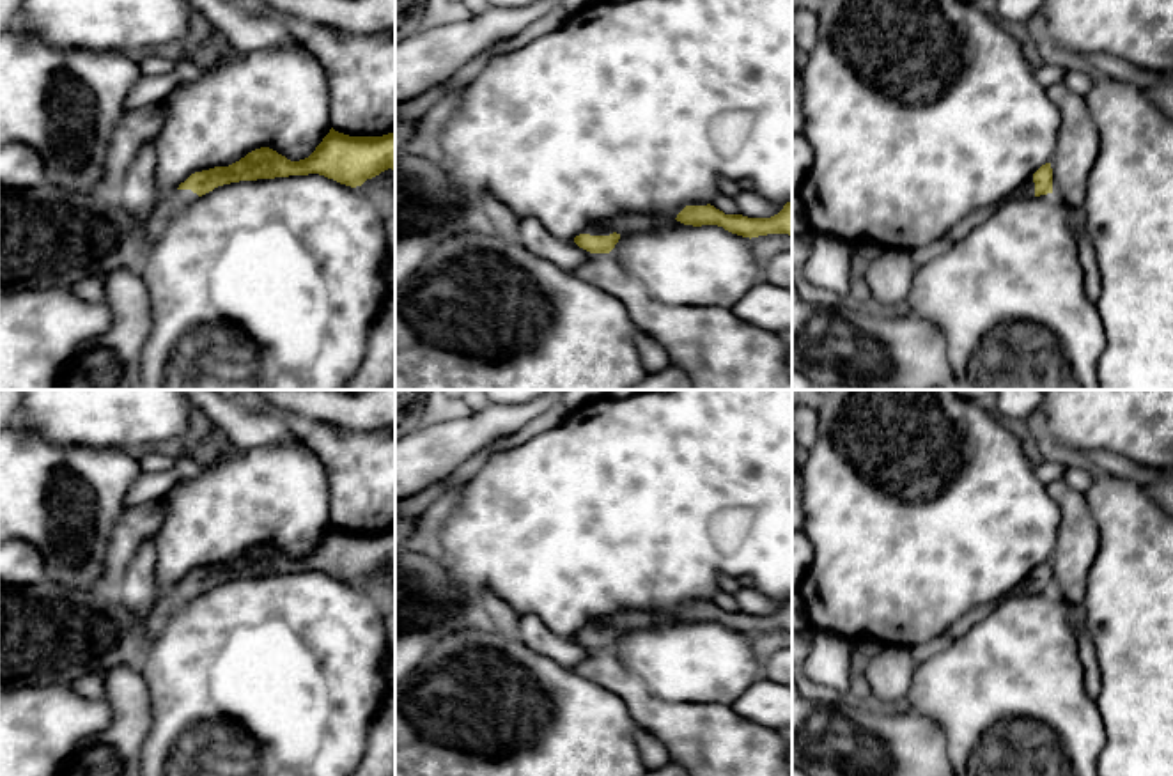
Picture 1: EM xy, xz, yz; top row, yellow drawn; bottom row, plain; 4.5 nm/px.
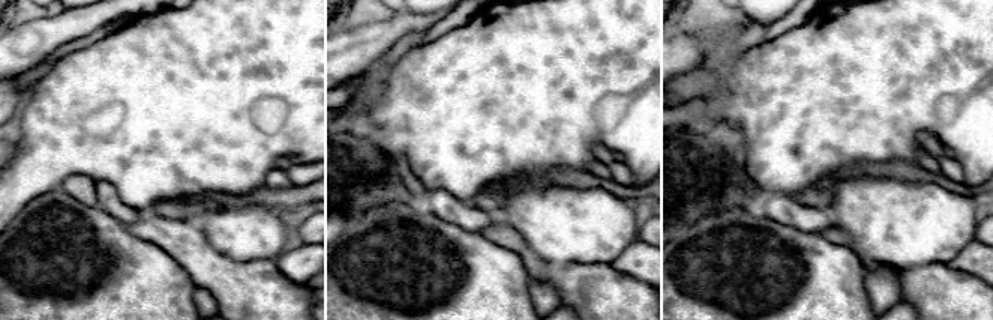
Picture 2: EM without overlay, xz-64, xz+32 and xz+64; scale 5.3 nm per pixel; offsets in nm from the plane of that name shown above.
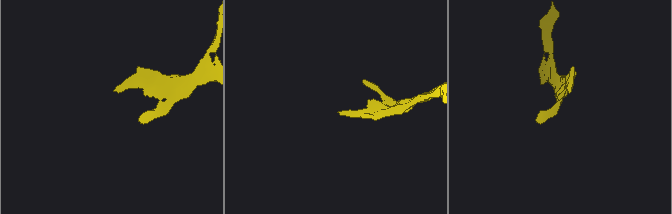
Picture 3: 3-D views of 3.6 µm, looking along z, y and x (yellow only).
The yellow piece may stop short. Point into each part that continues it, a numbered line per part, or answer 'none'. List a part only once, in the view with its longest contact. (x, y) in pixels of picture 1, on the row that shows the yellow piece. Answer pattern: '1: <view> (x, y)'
1: xz (603, 229)

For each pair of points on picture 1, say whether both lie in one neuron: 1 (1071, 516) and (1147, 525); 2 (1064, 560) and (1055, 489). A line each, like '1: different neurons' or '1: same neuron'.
1: different neurons
2: same neuron

